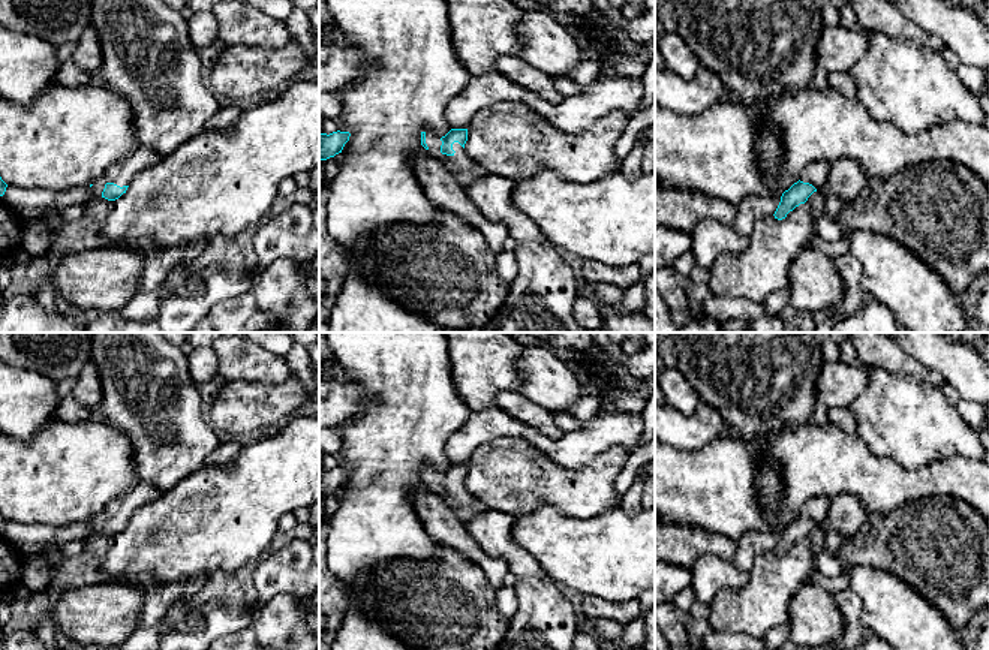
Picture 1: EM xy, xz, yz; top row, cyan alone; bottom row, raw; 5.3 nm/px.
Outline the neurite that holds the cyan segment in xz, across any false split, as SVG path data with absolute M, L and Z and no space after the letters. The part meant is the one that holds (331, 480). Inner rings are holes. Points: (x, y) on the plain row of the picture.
M333 467L330 470L321 469L319 470L319 494L327 496L334 493L336 490L342 488L345 479L349 476L349 467Z

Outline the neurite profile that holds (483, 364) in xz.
M445 332L459 397L472 410L494 407L500 391L521 386L515 361L523 346L506 332Z

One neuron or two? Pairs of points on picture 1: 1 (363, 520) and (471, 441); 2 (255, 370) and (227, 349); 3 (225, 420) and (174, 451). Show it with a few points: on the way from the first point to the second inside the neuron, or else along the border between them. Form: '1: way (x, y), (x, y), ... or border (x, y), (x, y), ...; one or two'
1: border (460, 426), (445, 444), (445, 457), (450, 463); two
2: way (247, 363), (234, 355); one
3: border (206, 411), (207, 420), (221, 435); two

